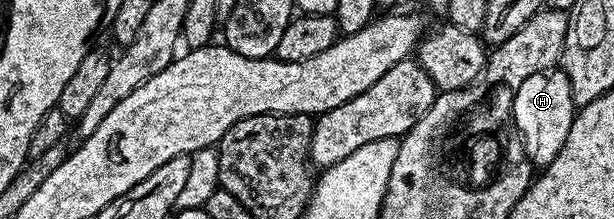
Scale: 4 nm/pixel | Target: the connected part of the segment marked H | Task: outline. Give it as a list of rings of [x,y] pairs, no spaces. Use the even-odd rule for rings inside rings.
[[[552,70],[547,74],[539,72],[518,86],[512,103],[512,117],[520,132],[528,160],[537,169],[547,168],[550,162],[554,162],[554,158],[558,158],[558,150],[566,146],[566,134],[570,134],[570,126],[577,111],[572,87],[563,70]]]

